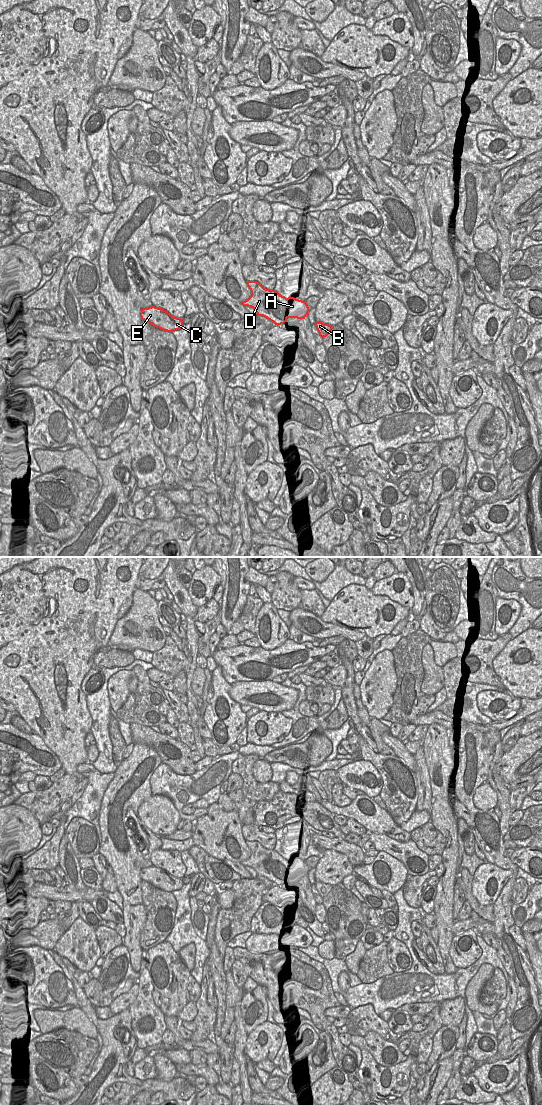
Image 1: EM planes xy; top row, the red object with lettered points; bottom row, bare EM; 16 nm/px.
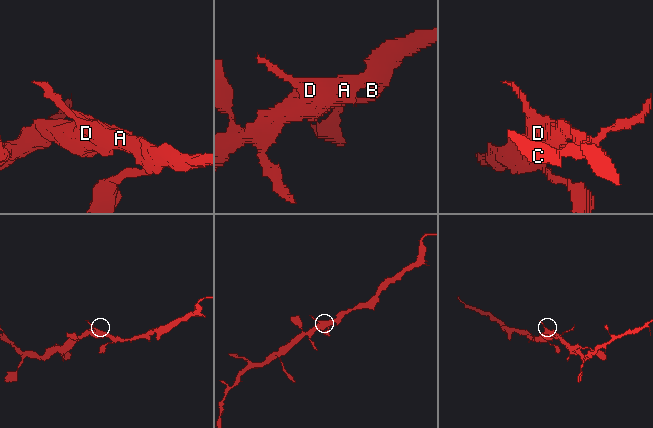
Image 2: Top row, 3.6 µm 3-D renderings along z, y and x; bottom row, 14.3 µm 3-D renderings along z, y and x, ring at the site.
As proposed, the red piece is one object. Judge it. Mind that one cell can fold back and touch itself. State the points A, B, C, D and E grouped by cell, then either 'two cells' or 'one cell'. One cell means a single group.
groups A B C D E; one cell

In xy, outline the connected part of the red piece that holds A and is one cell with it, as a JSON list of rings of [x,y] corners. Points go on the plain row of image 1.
[[[257,841],[245,842],[251,856],[241,864],[253,868],[257,876],[263,876],[275,885],[281,885],[287,882],[288,878],[305,879],[308,875],[309,867],[306,861],[291,856],[286,858],[275,850],[264,848]]]

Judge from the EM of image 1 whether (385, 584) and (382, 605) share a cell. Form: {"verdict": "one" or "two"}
{"verdict": "two"}

